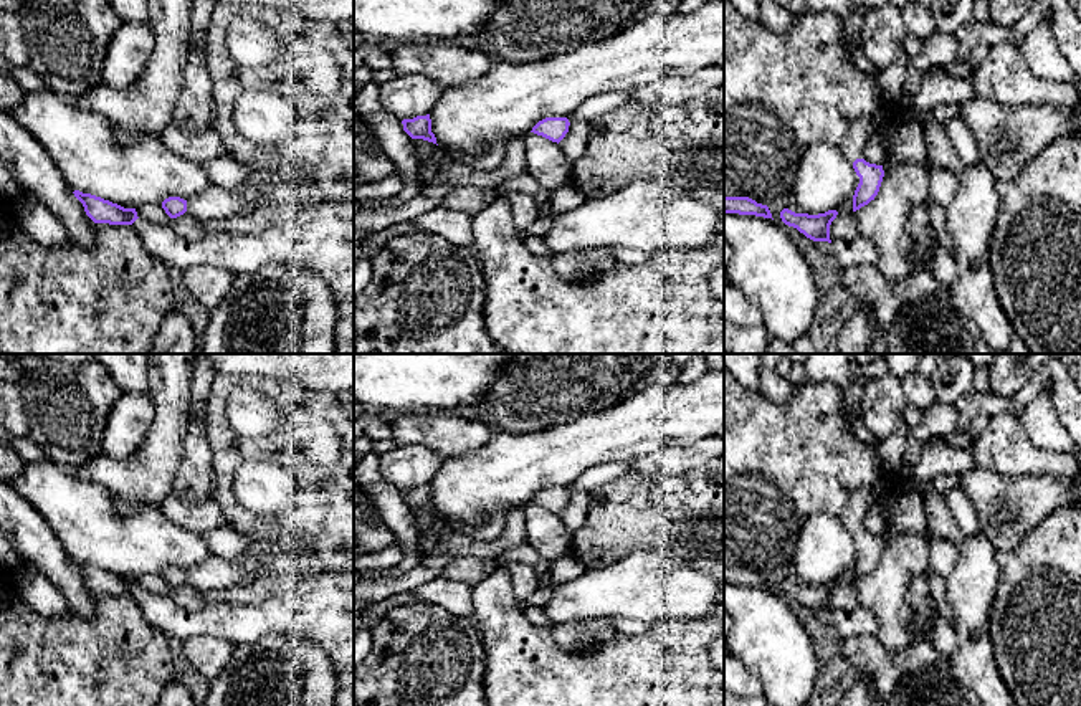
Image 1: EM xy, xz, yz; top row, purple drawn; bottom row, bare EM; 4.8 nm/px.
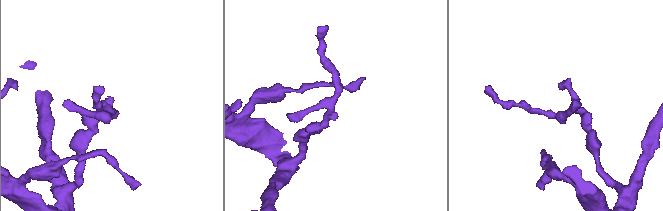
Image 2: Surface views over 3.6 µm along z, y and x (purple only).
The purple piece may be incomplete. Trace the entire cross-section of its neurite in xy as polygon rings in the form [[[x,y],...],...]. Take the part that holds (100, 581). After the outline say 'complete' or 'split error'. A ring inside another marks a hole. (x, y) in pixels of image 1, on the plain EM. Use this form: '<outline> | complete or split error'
[[[74,561],[73,564],[83,574],[86,585],[94,594],[132,595],[139,589],[136,579],[124,579],[117,574],[79,561]]] | complete

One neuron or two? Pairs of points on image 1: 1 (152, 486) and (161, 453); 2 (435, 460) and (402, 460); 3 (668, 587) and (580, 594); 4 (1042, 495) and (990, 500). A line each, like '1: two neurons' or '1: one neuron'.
1: one neuron
2: one neuron
3: one neuron
4: one neuron

